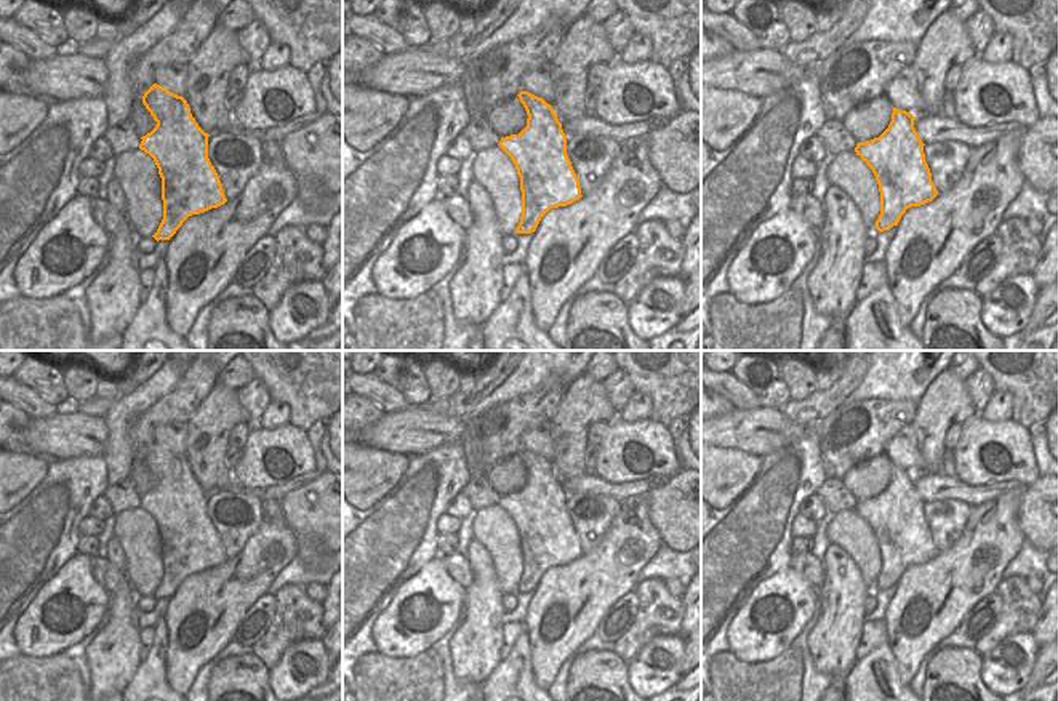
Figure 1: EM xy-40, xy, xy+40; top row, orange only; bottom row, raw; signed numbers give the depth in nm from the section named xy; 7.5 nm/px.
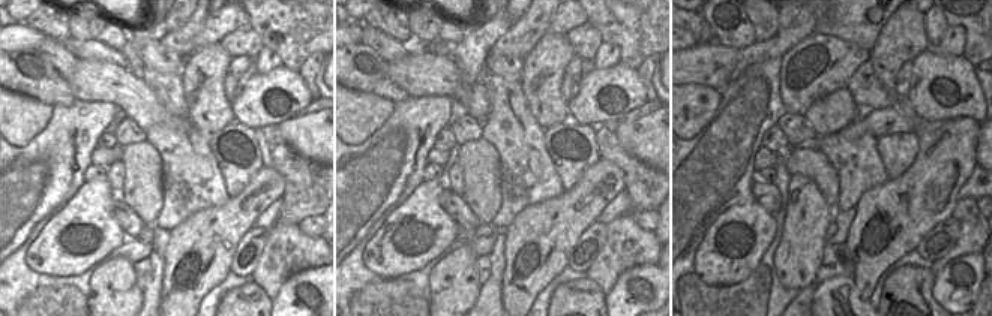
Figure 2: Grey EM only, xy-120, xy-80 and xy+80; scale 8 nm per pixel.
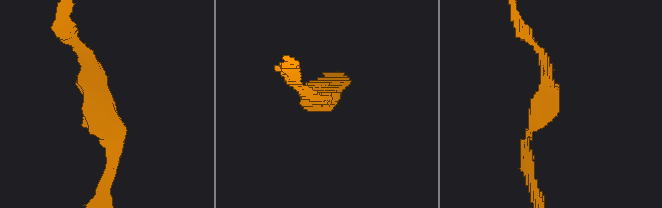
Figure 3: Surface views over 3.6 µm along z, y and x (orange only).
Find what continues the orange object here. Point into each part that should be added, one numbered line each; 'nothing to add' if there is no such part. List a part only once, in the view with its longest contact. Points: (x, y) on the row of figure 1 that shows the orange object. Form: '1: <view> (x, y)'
nothing to add

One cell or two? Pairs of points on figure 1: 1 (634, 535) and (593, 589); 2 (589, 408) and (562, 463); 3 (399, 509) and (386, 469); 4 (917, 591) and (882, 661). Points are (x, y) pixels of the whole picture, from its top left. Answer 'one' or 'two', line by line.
1: one
2: one
3: two
4: two

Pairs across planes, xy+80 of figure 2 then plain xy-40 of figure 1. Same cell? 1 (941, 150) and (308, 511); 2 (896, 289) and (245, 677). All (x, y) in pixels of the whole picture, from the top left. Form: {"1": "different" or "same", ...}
{"1": "different", "2": "same"}

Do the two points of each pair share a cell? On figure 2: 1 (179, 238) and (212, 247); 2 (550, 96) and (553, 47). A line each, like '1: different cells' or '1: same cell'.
1: same cell
2: same cell

